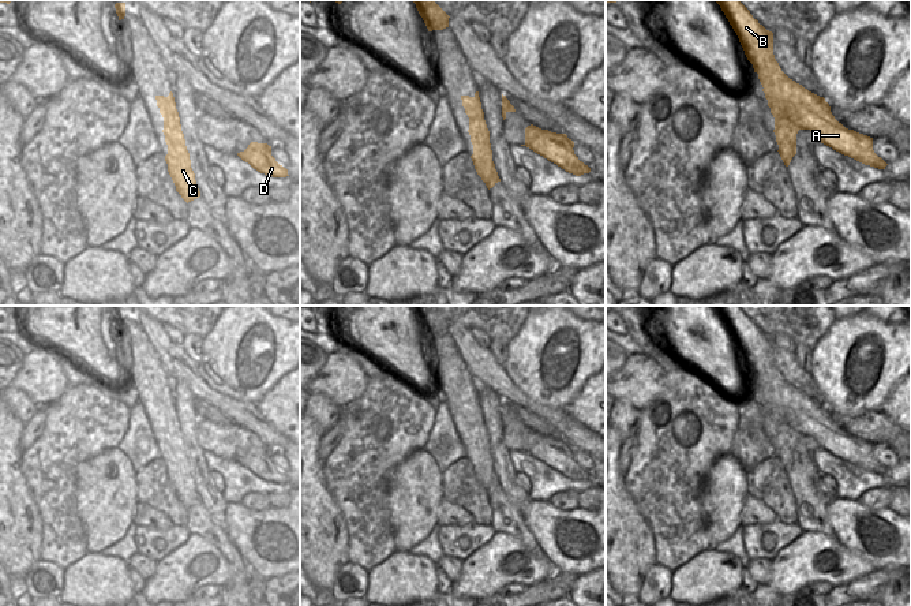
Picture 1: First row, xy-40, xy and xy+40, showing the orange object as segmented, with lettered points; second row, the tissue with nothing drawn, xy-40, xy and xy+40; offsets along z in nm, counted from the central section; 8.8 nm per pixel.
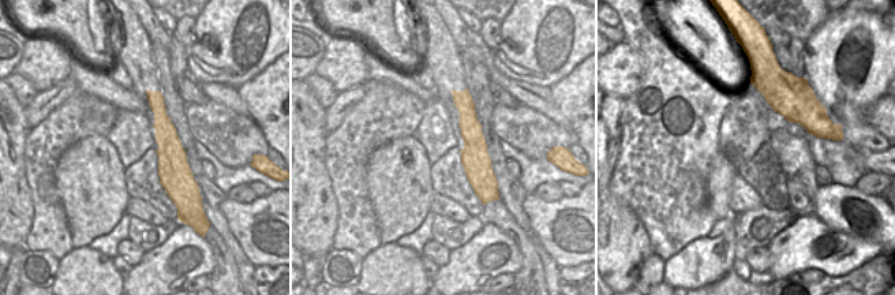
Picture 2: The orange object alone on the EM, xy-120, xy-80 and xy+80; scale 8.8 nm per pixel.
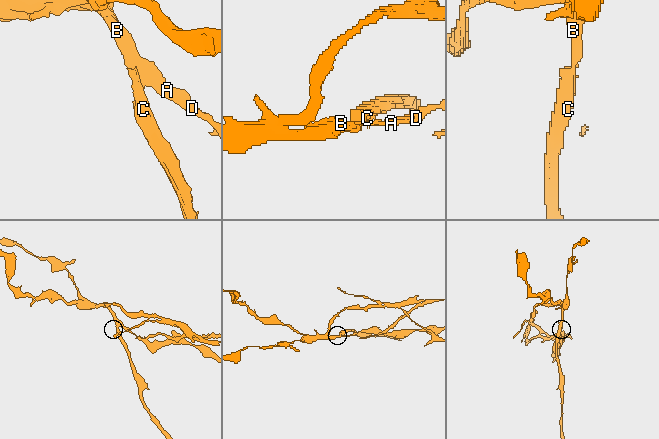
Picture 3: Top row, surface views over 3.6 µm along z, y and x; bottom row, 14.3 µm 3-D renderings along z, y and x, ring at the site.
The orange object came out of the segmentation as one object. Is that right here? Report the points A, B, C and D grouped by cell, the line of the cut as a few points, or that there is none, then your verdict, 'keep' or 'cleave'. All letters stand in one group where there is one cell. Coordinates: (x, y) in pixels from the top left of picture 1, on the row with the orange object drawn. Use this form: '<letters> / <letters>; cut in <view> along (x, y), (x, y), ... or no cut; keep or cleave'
A B D / C; cut in xy+40 along (780, 93), (786, 97), (786, 115), (799, 128); cleave

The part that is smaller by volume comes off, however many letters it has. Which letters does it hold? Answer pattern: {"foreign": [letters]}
{"foreign": ["C"]}

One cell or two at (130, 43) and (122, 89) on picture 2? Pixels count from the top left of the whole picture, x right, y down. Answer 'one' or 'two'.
two

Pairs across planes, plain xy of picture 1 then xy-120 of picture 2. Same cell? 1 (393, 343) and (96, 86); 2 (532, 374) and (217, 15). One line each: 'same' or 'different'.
1: different
2: same

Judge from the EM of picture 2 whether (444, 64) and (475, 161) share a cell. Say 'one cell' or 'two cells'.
one cell

